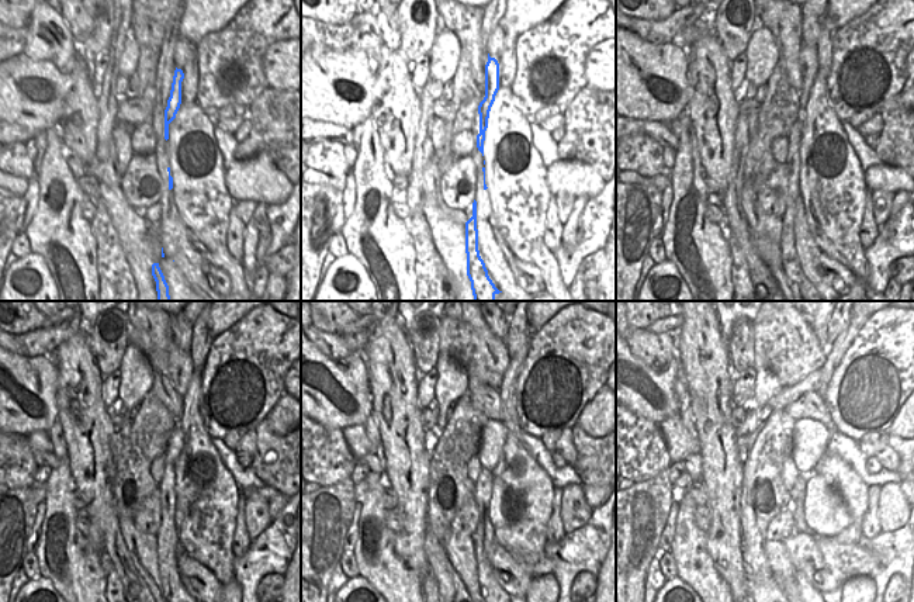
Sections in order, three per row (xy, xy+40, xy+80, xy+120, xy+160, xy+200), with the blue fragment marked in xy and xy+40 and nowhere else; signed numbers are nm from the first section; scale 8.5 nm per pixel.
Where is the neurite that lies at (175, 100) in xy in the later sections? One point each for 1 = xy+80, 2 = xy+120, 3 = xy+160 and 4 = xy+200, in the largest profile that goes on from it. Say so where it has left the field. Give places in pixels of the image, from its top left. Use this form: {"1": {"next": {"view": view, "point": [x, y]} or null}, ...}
{"1": {"next": {"view": "xy+80", "point": [795, 244]}}, "2": {"next": {"view": "xy+120", "point": [168, 536]}}, "3": {"next": {"view": "xy+160", "point": [483, 538]}}, "4": {"next": {"view": "xy+200", "point": [805, 585]}}}

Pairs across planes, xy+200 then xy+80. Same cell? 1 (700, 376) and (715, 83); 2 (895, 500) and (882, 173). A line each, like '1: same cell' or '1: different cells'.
1: same cell
2: different cells

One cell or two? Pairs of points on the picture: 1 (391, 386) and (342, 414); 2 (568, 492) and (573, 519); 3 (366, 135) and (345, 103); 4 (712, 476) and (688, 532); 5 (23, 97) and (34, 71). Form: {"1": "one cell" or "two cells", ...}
{"1": "two cells", "2": "one cell", "3": "two cells", "4": "two cells", "5": "one cell"}

